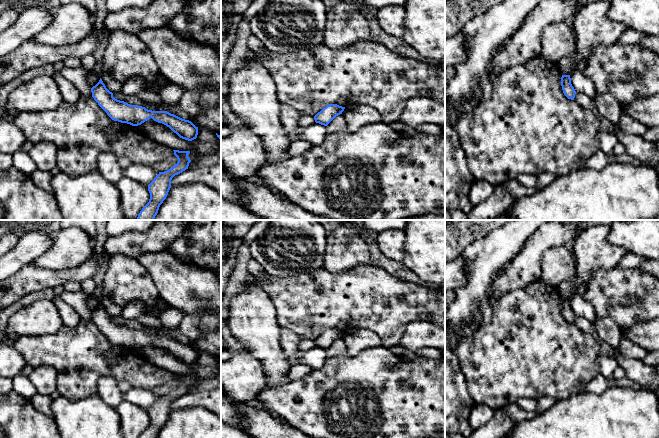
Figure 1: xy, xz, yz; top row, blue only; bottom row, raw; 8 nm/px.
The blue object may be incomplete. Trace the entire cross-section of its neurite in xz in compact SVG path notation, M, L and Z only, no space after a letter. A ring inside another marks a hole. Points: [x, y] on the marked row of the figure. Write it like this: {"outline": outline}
{"outline": "M329 104L314 116L315 122L327 126L336 116L342 114L344 109L345 107L337 104Z"}

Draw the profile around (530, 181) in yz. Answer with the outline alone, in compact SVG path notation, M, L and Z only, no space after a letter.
M521 174L517 177L519 183L527 188L536 188L537 176L531 174Z

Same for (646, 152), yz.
M614 124L615 136L624 146L624 152L641 164L659 165L659 150L656 143L644 140L641 136L628 134Z

